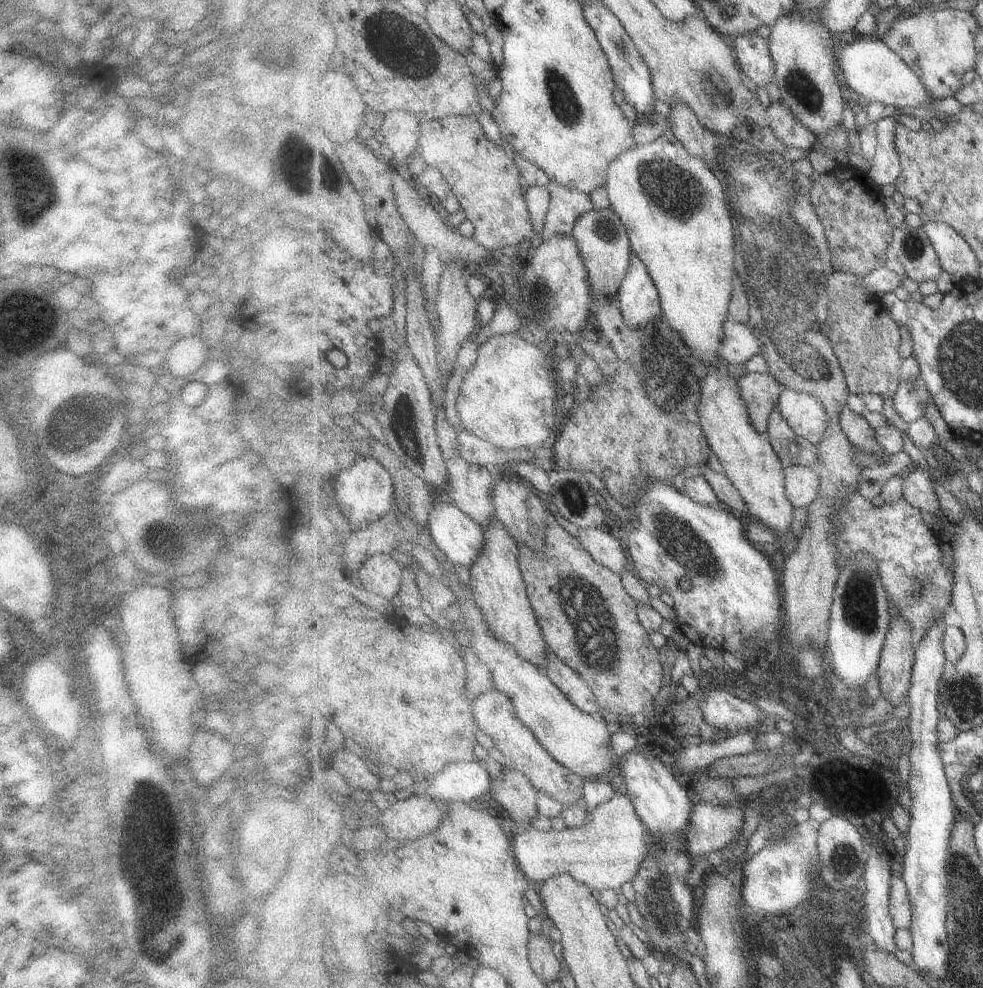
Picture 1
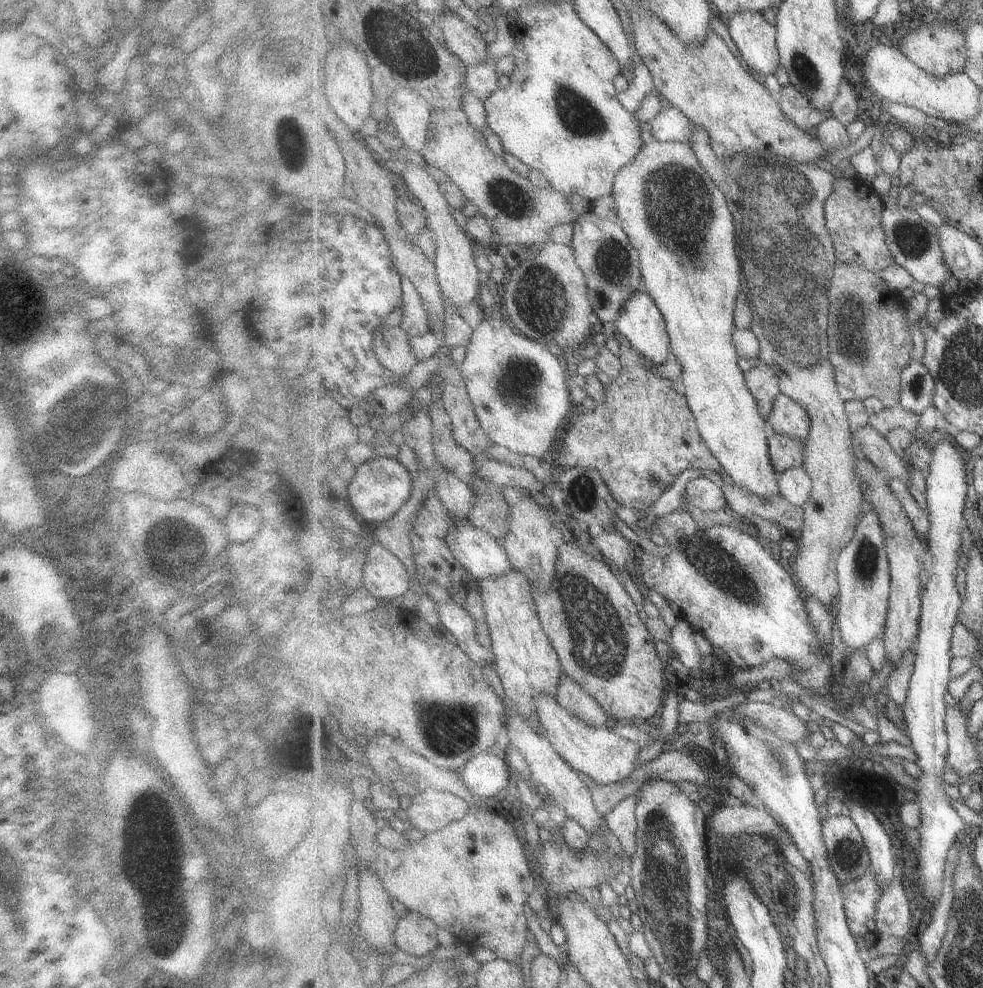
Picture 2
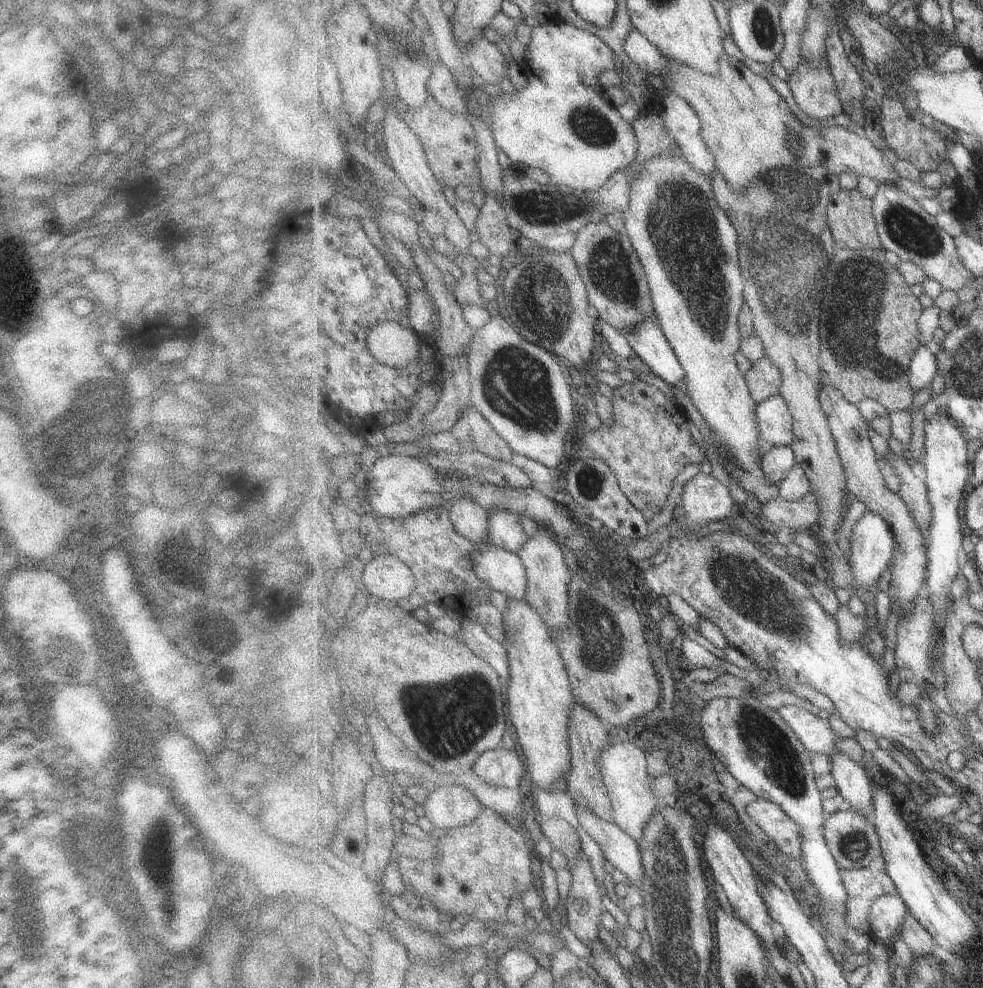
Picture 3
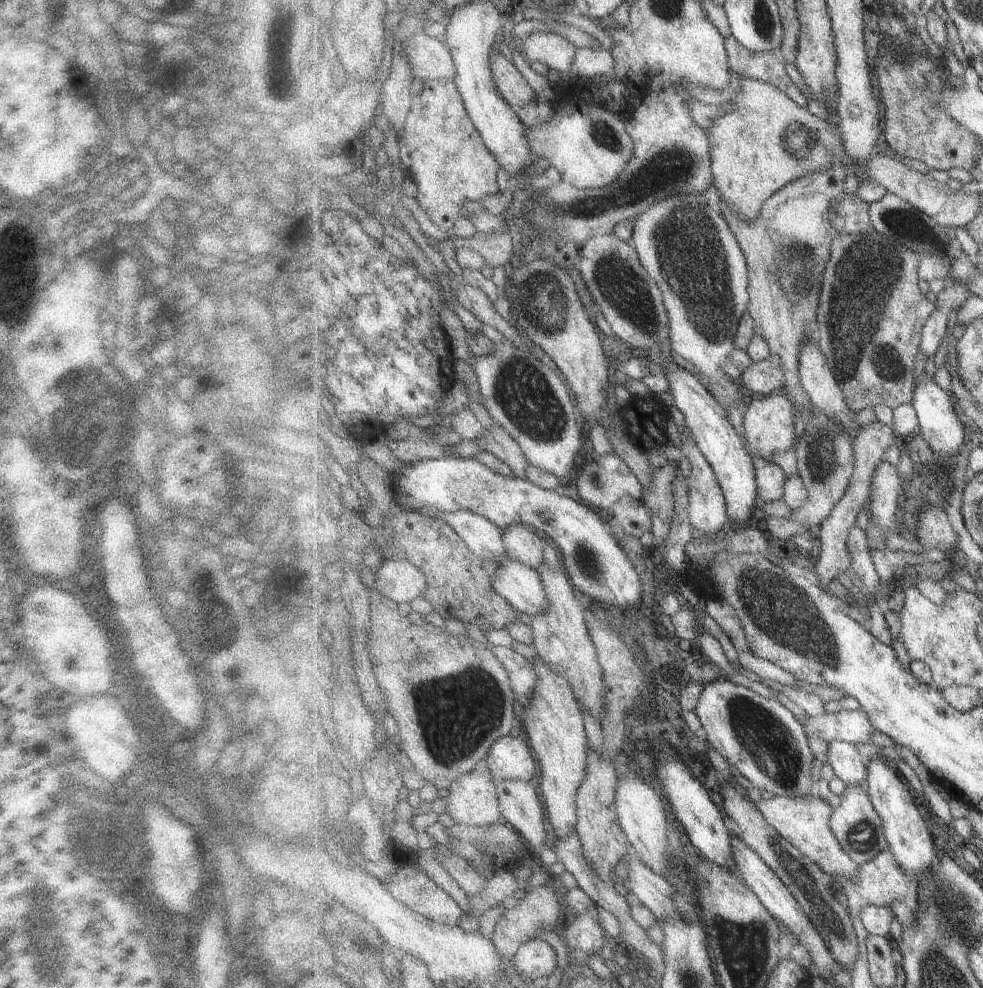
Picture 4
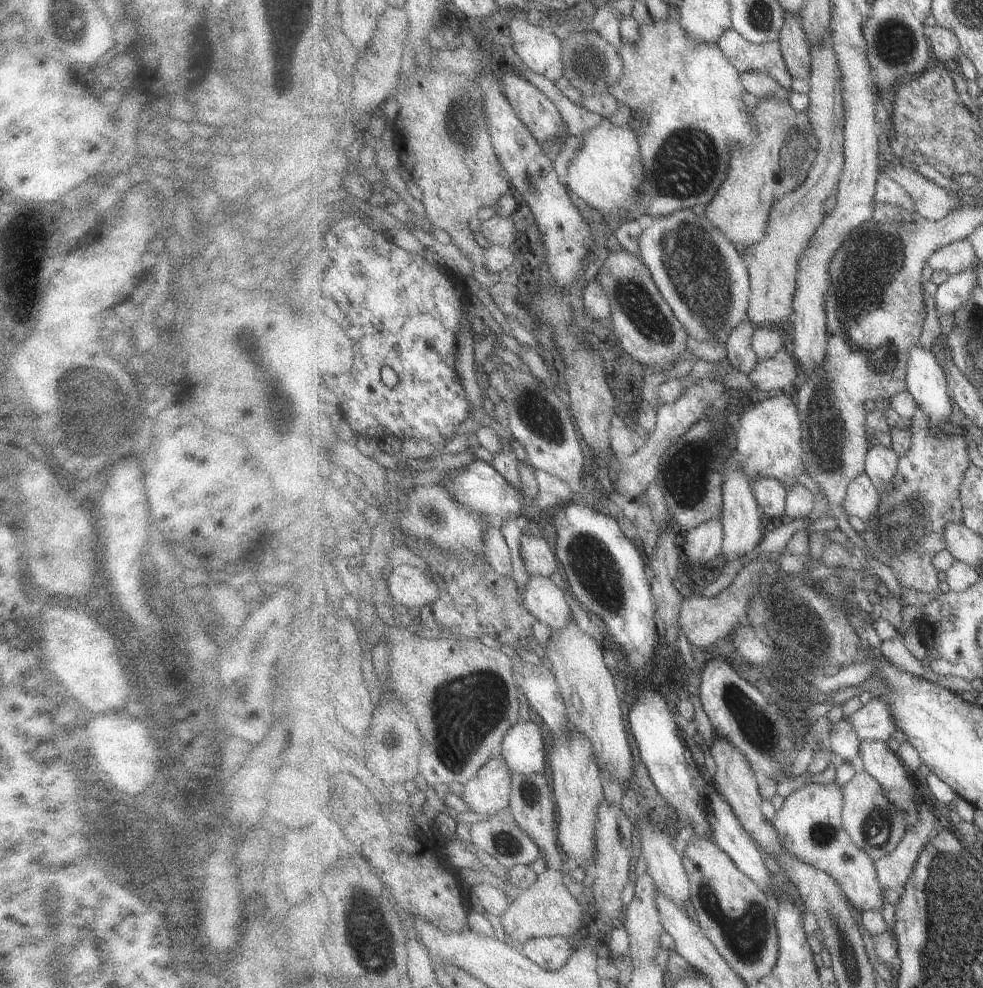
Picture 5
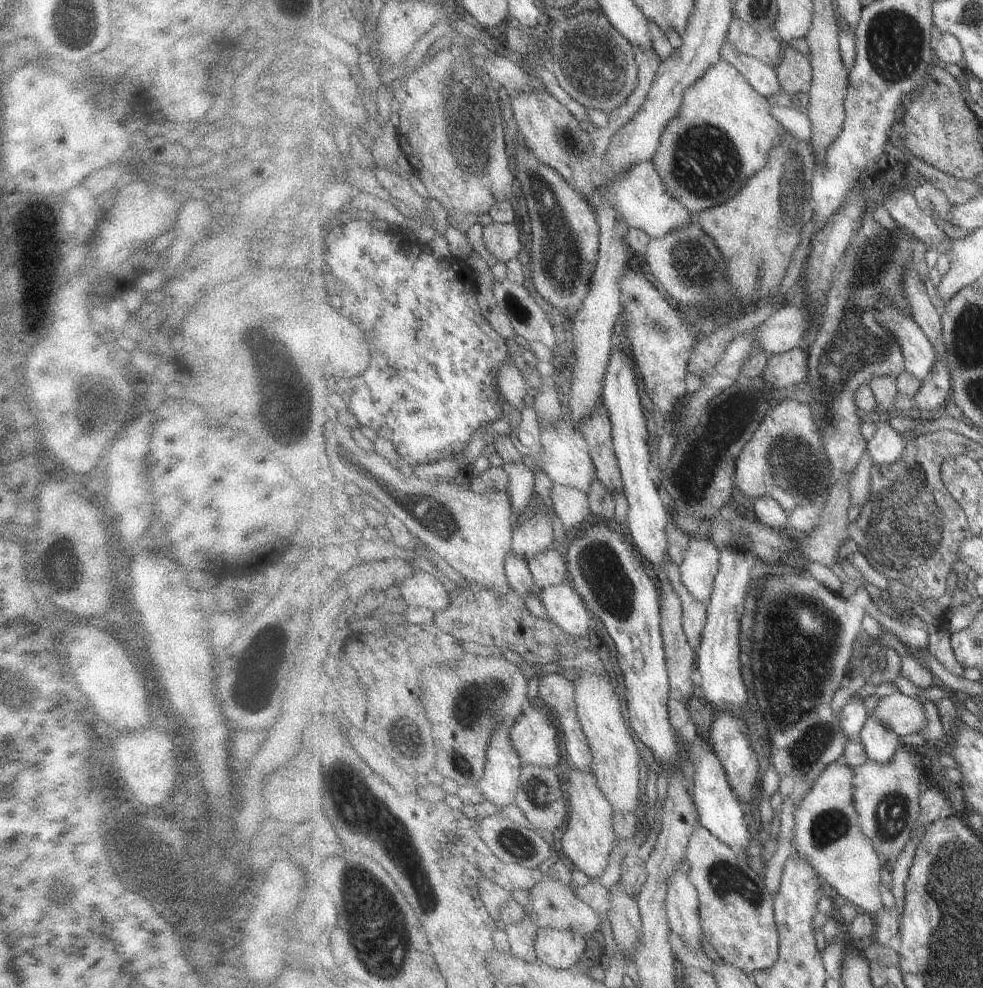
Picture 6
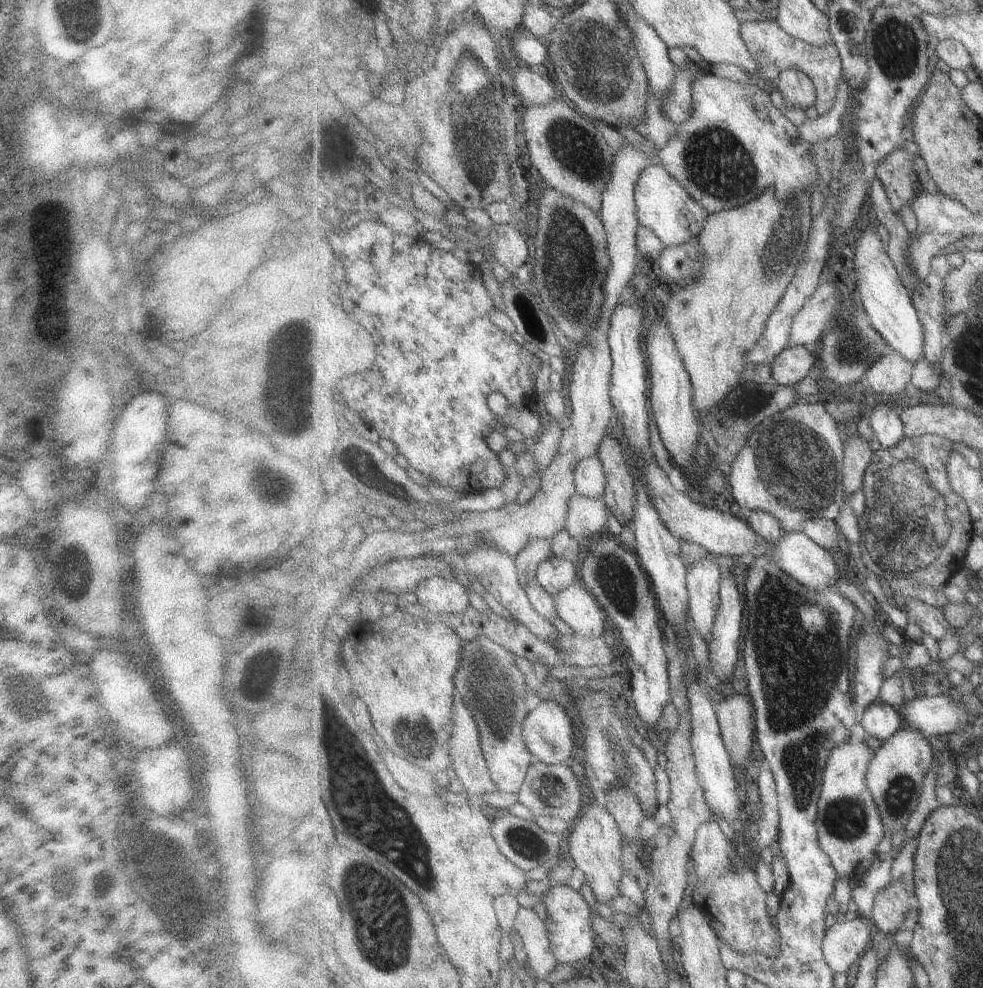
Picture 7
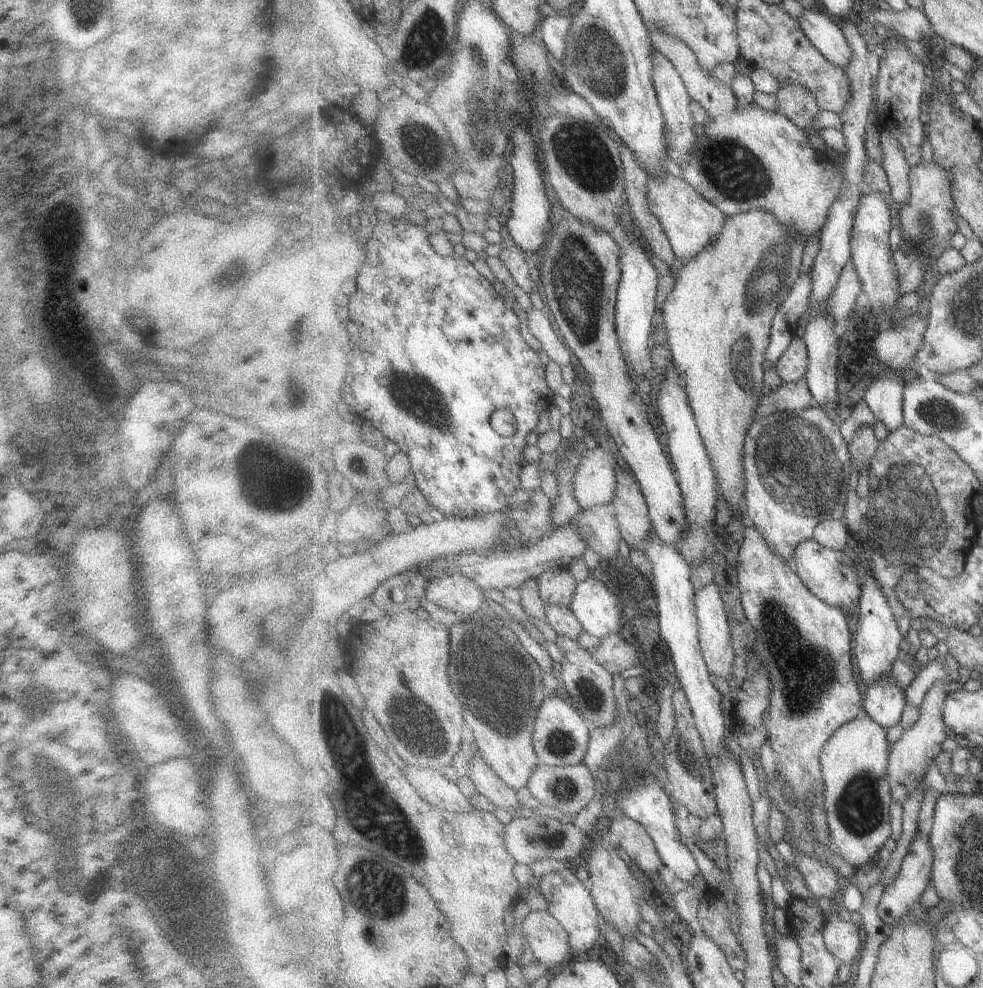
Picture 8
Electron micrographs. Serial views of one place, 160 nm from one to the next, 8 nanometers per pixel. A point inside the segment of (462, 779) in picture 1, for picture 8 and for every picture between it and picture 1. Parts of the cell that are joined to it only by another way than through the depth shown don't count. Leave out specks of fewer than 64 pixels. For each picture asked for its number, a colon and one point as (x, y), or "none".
2: (488, 775)
3: (502, 767)
4: (512, 757)
5: (523, 747)
6: (536, 738)
7: (549, 732)
8: (562, 733)

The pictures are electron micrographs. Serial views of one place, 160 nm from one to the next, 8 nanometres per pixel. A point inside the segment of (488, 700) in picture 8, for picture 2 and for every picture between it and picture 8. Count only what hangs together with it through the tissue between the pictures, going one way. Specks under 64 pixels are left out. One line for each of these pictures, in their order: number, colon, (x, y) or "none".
2: (430, 811)
3: (451, 806)
4: (473, 800)
5: (490, 790)
6: (501, 782)
7: (495, 689)

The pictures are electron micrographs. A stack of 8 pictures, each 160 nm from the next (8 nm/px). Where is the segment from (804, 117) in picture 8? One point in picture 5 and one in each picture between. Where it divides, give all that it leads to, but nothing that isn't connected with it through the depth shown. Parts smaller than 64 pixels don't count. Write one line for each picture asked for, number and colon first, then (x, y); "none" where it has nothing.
5: (793, 41)
6: (795, 74)
7: (798, 90)

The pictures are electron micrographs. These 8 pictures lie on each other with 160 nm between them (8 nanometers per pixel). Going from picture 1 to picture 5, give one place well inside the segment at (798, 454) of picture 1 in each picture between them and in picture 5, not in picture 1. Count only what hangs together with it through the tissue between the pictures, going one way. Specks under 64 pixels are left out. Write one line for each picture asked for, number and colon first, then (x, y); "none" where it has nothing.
2: (786, 452)
3: (776, 463)
4: (771, 480)
5: (771, 493)

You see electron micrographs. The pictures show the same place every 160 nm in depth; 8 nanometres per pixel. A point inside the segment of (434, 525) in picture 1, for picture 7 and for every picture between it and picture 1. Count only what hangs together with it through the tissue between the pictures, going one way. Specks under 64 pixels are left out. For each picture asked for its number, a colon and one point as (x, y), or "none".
2: (483, 556)
3: (503, 570)
4: (522, 586)
5: (541, 596)
6: (566, 607)
7: (577, 606)

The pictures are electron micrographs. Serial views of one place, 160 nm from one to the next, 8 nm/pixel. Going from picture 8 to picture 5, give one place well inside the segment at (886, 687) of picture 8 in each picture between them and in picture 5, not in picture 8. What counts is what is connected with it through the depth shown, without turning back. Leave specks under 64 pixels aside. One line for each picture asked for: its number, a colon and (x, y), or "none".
5: (876, 758)
6: (880, 743)
7: (880, 720)

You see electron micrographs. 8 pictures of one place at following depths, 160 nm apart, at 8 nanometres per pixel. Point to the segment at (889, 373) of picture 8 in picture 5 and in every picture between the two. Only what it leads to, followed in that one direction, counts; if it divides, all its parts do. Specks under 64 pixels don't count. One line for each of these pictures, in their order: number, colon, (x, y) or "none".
5: (882, 463)
6: (886, 445)
7: (886, 421)

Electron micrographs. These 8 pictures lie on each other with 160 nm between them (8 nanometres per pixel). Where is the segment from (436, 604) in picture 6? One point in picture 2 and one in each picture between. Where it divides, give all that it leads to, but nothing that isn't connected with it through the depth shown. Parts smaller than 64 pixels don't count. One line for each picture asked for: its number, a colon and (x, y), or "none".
2: (385, 576)
3: (386, 576)
4: (400, 580)
5: (410, 585)

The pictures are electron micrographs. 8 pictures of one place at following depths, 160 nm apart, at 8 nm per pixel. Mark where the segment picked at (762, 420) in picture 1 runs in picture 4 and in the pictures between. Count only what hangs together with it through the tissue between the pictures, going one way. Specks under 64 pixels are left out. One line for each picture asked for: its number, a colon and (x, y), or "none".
2: (763, 380)
3: (764, 378)
4: (766, 377)

